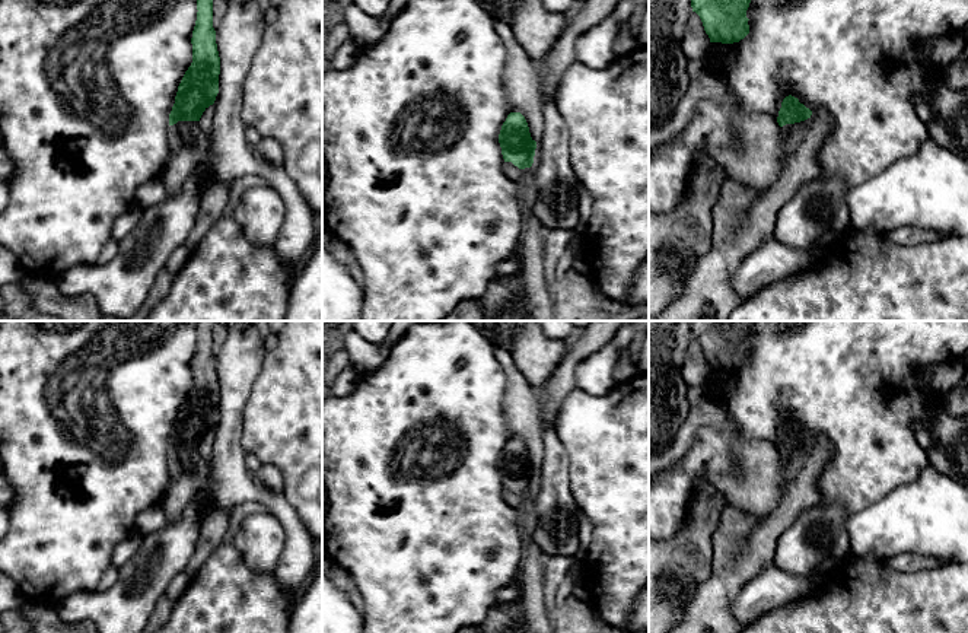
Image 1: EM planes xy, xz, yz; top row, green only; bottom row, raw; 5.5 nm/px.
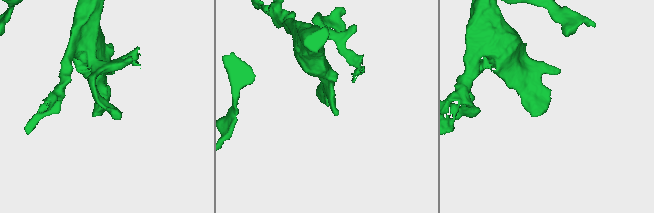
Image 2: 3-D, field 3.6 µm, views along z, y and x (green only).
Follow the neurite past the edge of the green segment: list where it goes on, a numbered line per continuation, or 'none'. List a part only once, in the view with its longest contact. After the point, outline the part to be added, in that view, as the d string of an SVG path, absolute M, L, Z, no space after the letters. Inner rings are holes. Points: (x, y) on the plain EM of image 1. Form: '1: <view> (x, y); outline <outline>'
1: yz (744, 544); outline M828 440L811 442L808 446L780 454L783 465L784 497L767 516L755 516L726 502L711 537L713 563L710 576L700 583L692 601L687 605L684 620L668 633L738 633L741 624L730 605L742 589L768 566L776 566L776 550L780 537L797 515L821 502L818 477L830 462L832 448Z

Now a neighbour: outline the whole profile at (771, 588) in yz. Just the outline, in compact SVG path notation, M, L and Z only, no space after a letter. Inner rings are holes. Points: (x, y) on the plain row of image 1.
M768 566L742 589L730 610L735 618L746 627L768 611L797 601L813 589L809 579Z

